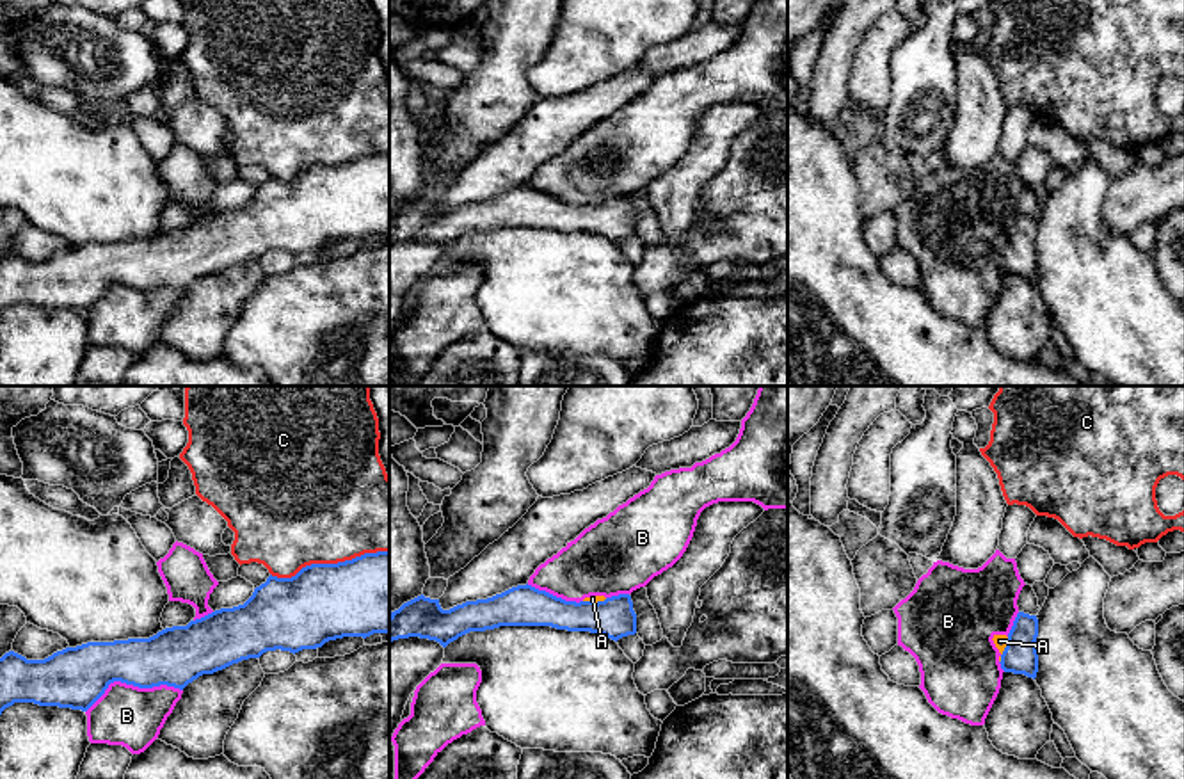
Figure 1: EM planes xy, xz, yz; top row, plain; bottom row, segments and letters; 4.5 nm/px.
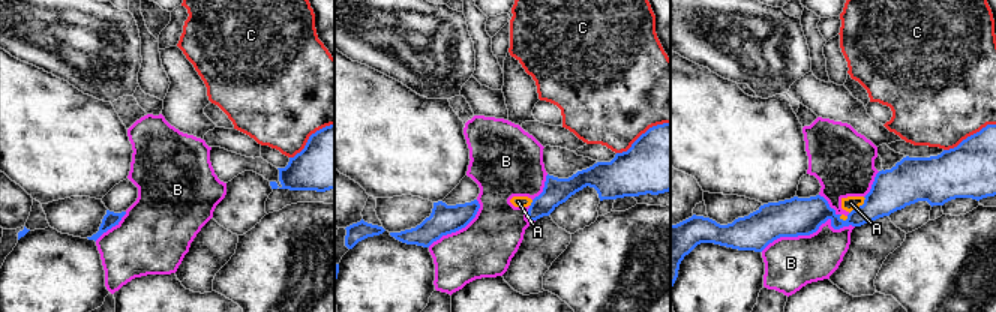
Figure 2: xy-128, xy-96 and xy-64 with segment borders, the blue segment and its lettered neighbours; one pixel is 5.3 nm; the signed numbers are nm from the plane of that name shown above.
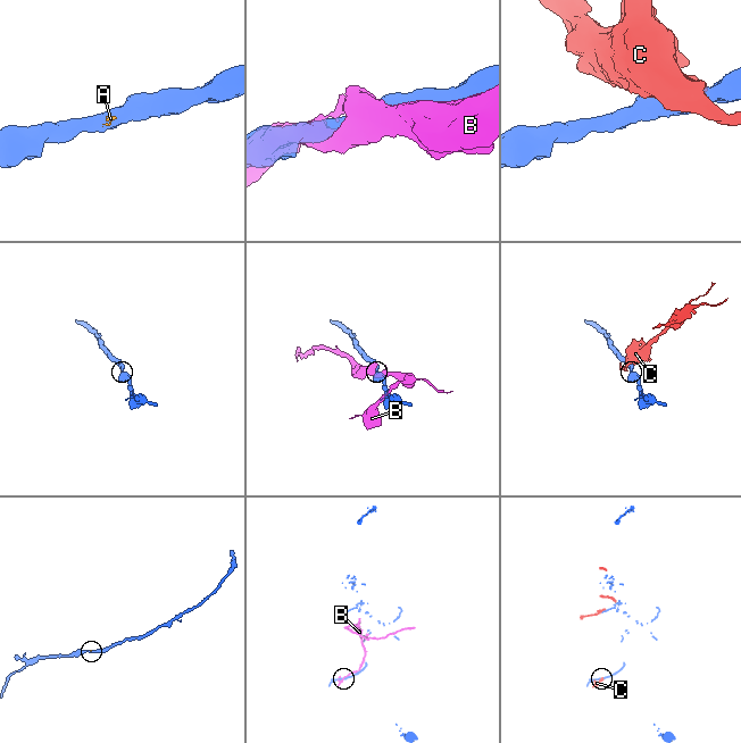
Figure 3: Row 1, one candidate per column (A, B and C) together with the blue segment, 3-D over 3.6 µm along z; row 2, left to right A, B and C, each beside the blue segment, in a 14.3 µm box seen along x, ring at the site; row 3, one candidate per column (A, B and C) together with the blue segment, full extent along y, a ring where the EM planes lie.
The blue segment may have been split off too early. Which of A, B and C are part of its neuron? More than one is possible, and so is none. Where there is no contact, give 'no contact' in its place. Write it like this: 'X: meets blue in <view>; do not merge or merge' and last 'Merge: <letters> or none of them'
A: meets blue in yz; do not merge
B: meets blue in xy; do not merge
C: meets blue in xy; do not merge
Merge: none of them

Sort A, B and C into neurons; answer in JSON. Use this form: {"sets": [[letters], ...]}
{"sets": [["A", "B"], ["C"]]}

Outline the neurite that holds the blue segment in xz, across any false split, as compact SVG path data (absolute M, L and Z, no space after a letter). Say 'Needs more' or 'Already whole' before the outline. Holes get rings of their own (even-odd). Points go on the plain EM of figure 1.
Already whole. M517 187L487 201L466 203L443 212L439 201L423 196L389 217L389 244L420 238L450 244L469 233L500 228L551 228L567 233L601 235L619 242L636 235L636 215L629 196L604 203L565 203L532 187Z

